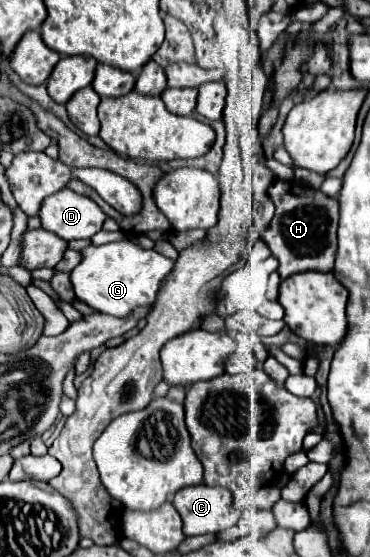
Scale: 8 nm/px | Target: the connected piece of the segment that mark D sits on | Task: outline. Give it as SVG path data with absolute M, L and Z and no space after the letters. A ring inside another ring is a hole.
M68 188L48 196L42 202L38 216L42 220L42 228L54 232L62 240L92 238L102 230L106 220L106 214L94 200L74 194Z

